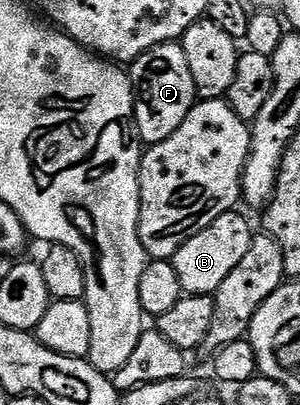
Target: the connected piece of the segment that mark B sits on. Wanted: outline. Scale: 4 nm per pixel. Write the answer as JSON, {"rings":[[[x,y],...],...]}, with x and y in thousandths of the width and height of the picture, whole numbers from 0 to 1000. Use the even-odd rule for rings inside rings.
{"rings":[[[773,523],[723,533],[697,563],[657,573],[563,640],[570,659],[590,672],[590,691],[603,691],[613,728],[683,726],[713,728],[717,719],[750,701],[750,681],[803,652],[817,622],[830,622],[830,602],[843,585],[843,565],[823,551],[823,538],[800,523]]]}

